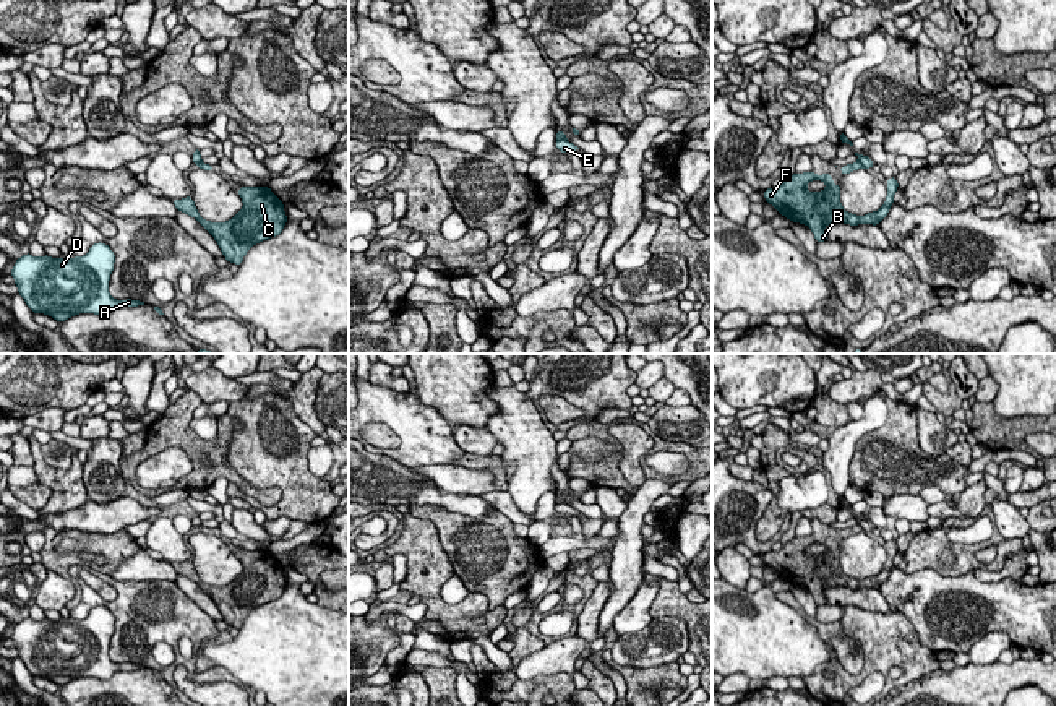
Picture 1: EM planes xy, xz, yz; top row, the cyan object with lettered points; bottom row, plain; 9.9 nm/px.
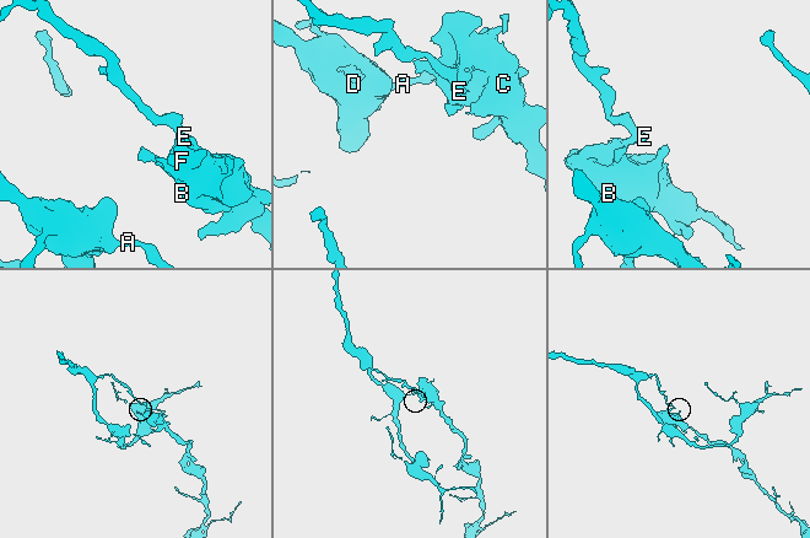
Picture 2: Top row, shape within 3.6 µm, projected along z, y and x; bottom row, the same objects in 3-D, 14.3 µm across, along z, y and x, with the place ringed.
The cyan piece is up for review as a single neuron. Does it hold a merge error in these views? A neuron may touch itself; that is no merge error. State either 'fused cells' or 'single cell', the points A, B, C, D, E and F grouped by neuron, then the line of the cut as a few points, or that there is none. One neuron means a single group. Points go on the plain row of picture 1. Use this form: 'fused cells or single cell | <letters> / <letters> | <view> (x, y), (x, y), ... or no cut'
fused cells | A D E / B C F | yz (858, 523), (863, 529)

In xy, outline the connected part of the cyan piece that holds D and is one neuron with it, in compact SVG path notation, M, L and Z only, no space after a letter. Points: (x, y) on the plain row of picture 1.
M97 605L84 620L73 623L26 617L15 625L10 638L32 677L44 677L62 687L79 677L109 680L117 670L144 669L141 664L110 661L114 626L110 610Z

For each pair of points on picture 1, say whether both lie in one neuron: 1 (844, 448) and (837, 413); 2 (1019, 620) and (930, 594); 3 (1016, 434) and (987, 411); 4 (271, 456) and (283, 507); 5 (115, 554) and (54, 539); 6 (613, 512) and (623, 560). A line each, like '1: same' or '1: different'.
1: different
2: same
3: same
4: same
5: same
6: different

